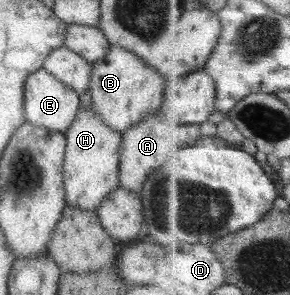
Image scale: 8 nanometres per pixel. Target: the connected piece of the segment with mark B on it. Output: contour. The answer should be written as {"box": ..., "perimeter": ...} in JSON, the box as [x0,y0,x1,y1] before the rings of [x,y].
{"box":[88,44,164,132],"perimeter":[[[109,44],[104,58],[91,63],[88,92],[92,110],[100,116],[100,120],[104,120],[108,128],[124,132],[132,124],[158,112],[164,94],[164,83],[164,78],[156,74],[148,64],[144,64],[144,60],[124,48]]]}

